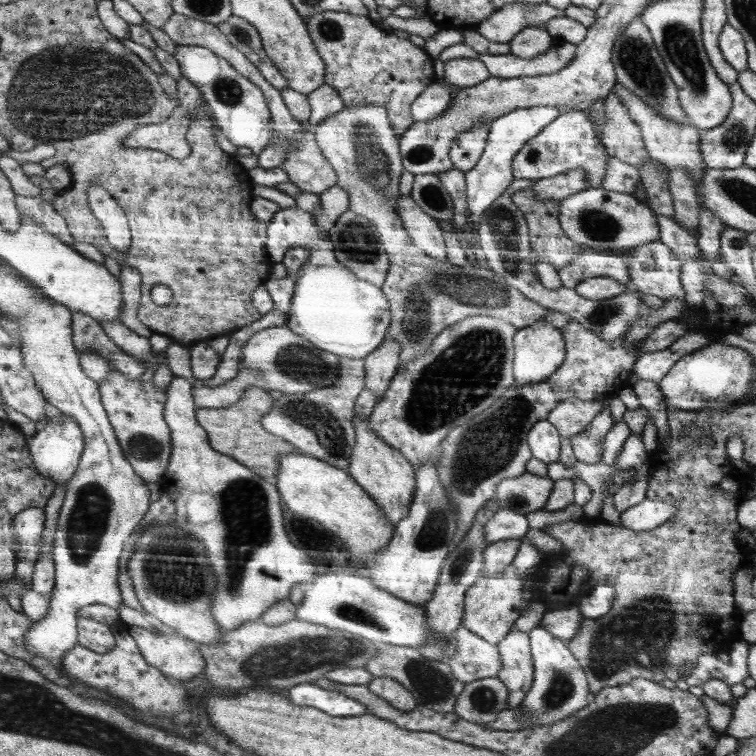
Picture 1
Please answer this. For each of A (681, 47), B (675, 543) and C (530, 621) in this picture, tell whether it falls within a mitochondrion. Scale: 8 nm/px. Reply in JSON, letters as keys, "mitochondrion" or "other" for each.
{"A":"mitochondrion","B":"other","C":"other"}

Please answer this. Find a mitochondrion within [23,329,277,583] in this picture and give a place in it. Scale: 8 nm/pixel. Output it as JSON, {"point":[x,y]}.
{"point":[88,522]}

